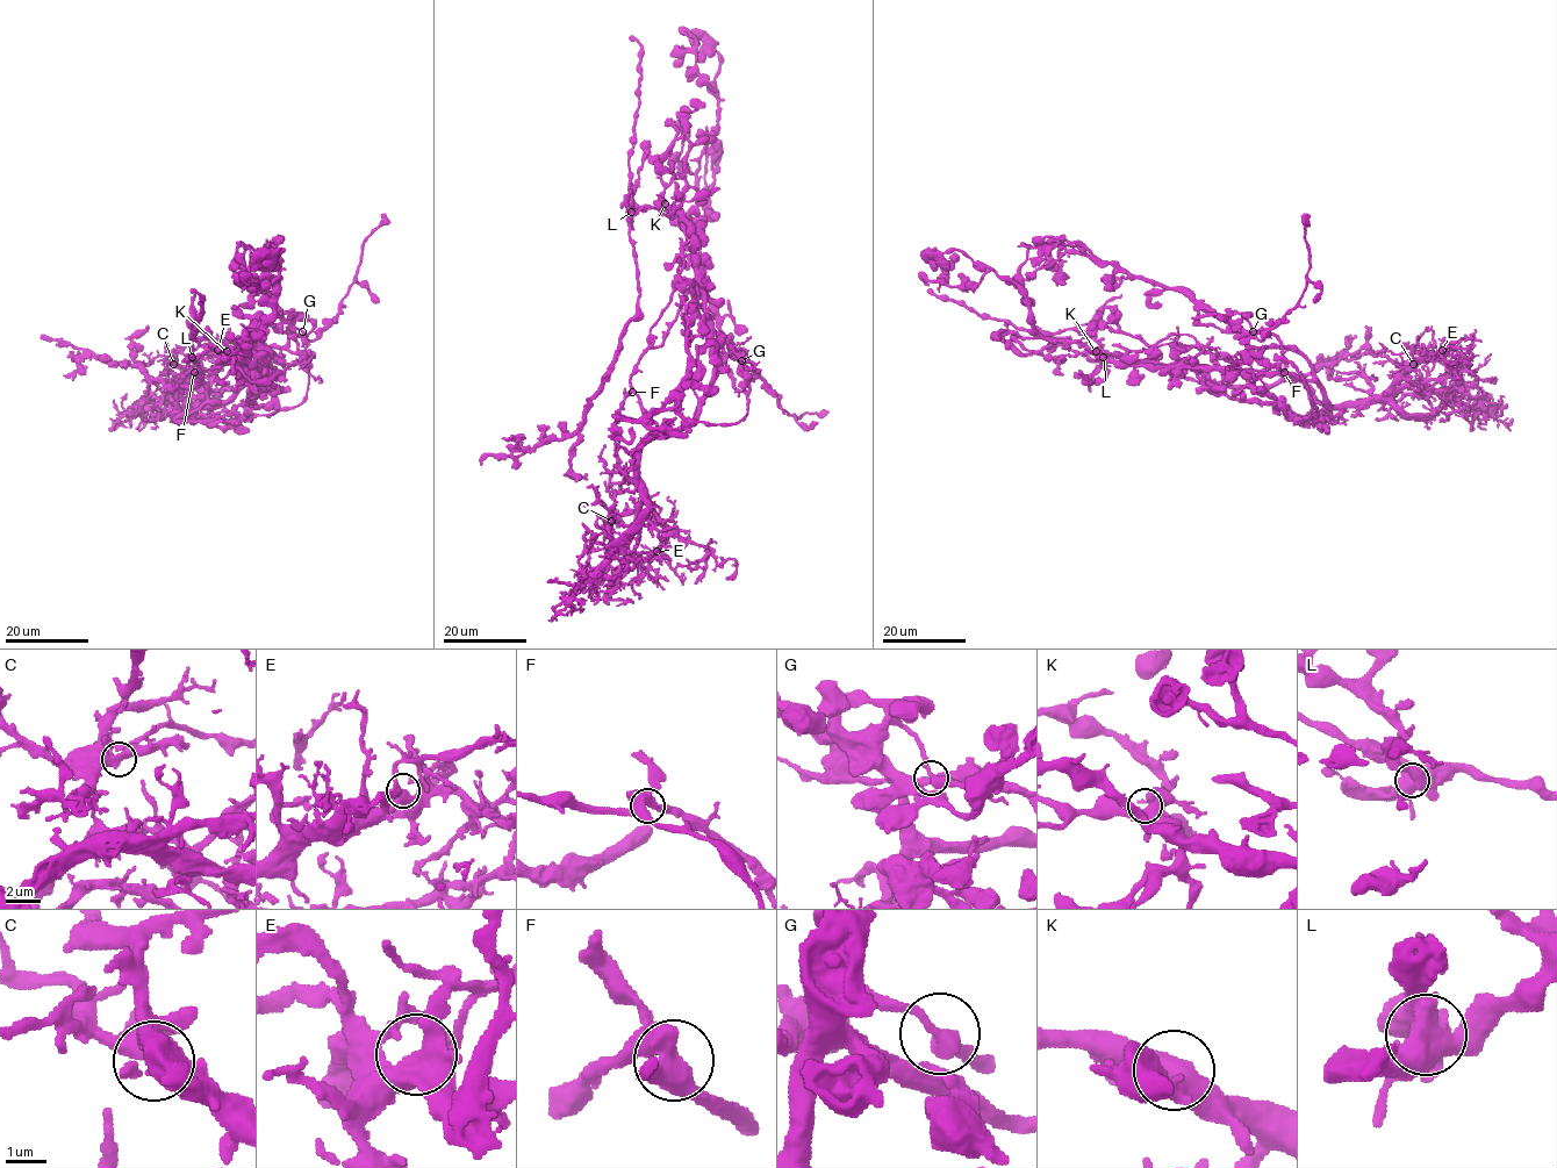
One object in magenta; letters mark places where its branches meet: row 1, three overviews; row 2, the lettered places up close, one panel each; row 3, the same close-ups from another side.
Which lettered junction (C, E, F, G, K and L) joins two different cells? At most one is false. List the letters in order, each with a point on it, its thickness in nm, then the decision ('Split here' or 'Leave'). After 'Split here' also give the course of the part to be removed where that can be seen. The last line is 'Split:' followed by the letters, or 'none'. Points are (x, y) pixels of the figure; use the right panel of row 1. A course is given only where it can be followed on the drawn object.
C: Place: (1413, 364). Thickness 420 nm. Leave
E: Place: (1442, 350). Thickness 440 nm. Leave
F: Place: (1284, 372). Thickness 500 nm. Leave
G: Place: (1253, 331). Thickness 300 nm. Leave
K: Place: (1096, 351). Thickness 460 nm. Leave
L: Place: (1103, 357). Thickness 700 nm. Split here. Course of the part to remove: (1103, 357), (1148, 360), (1214, 386), (1268, 387), (1311, 374), (1348, 346), (1347, 339), (1356, 337)
Split: L

